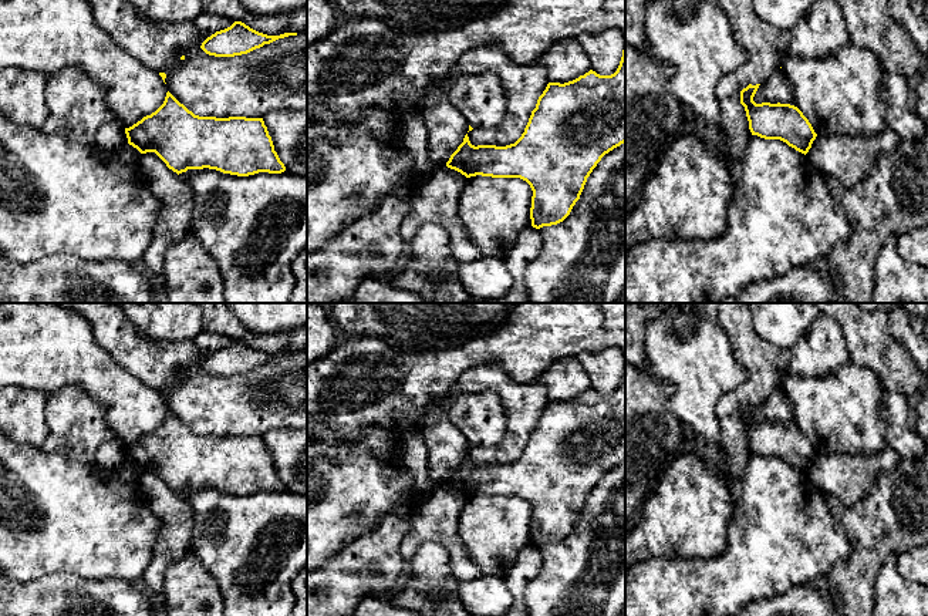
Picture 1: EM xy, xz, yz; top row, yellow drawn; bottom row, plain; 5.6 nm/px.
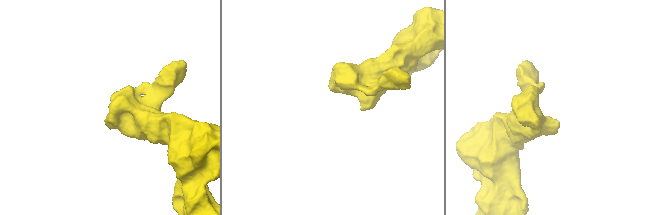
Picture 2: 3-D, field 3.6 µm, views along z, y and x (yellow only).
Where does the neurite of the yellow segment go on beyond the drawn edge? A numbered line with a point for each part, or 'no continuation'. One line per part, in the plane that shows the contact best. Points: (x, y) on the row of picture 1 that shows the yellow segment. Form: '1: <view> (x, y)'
no continuation

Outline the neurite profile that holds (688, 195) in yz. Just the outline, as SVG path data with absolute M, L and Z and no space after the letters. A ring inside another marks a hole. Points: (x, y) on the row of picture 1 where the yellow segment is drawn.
M695 132L681 135L661 158L635 202L625 211L625 246L668 239L711 240L728 226L728 209L735 192L729 162L709 149Z

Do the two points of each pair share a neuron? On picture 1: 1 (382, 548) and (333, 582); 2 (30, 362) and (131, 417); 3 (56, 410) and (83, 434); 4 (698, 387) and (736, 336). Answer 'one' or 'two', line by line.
1: one
2: one
3: one
4: two

